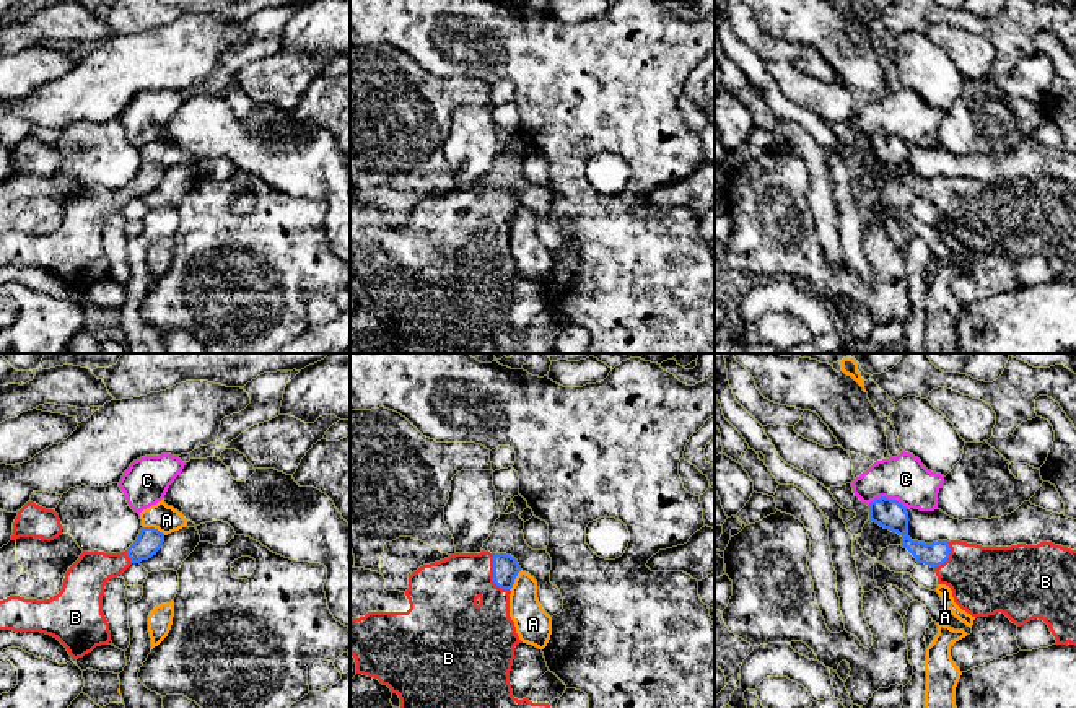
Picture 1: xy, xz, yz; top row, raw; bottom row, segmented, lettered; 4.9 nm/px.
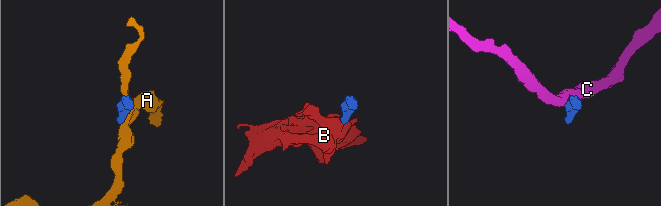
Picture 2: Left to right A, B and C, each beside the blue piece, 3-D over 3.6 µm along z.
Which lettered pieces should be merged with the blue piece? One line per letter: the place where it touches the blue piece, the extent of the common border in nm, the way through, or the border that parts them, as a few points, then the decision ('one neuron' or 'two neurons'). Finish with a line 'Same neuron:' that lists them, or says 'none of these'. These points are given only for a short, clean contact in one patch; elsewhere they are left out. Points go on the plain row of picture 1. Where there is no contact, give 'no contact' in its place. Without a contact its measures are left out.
A: xy (153, 163) | 120 nm | two neurons
B: xz (494, 210) | 200 nm | across xz (505, 202), (494, 210), (464, 212), (446, 227) | one neuron
C: yz (887, 134) | 200 nm | along yz (868, 139), (889, 132), (907, 142) | two neurons
Same neuron: B

